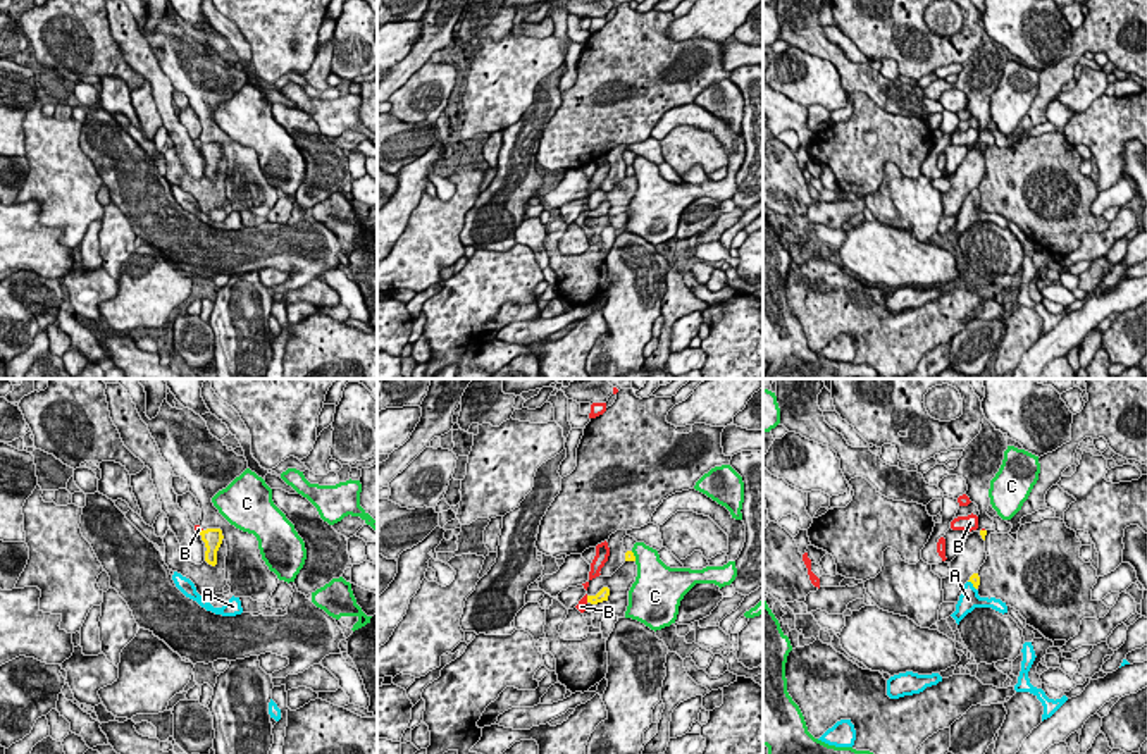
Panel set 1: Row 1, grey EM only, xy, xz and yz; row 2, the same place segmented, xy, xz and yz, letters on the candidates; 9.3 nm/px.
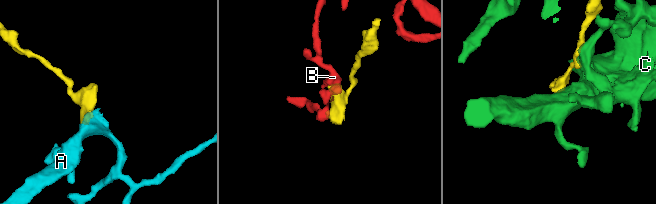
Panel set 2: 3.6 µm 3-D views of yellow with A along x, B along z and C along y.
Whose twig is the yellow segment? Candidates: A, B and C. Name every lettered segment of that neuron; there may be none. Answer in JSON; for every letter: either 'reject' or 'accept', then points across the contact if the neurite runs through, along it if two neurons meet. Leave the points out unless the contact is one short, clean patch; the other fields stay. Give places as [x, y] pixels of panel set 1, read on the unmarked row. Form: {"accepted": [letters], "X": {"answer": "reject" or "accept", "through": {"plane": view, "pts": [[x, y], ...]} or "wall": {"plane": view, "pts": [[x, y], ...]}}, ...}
{"accepted": ["A"], "A": {"answer": "accept", "through": {"plane": "yz", "pts": [[973, 193], [973, 200], [968, 214]]}}, "B": {"answer": "reject", "wall": {"plane": "xz", "pts": [[586, 210], [588, 216]]}}, "C": {"answer": "reject"}}

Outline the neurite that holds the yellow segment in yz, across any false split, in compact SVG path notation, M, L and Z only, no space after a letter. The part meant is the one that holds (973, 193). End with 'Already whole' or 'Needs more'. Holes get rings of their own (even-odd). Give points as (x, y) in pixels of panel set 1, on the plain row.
M973 188L963 201L963 207L961 207L959 215L956 219L956 226L951 229L958 239L975 222L992 222L1002 229L1008 227L1008 220L1001 213L980 212L978 205L976 205L978 200L980 200L980 191L978 191L978 188Z. Needs more

